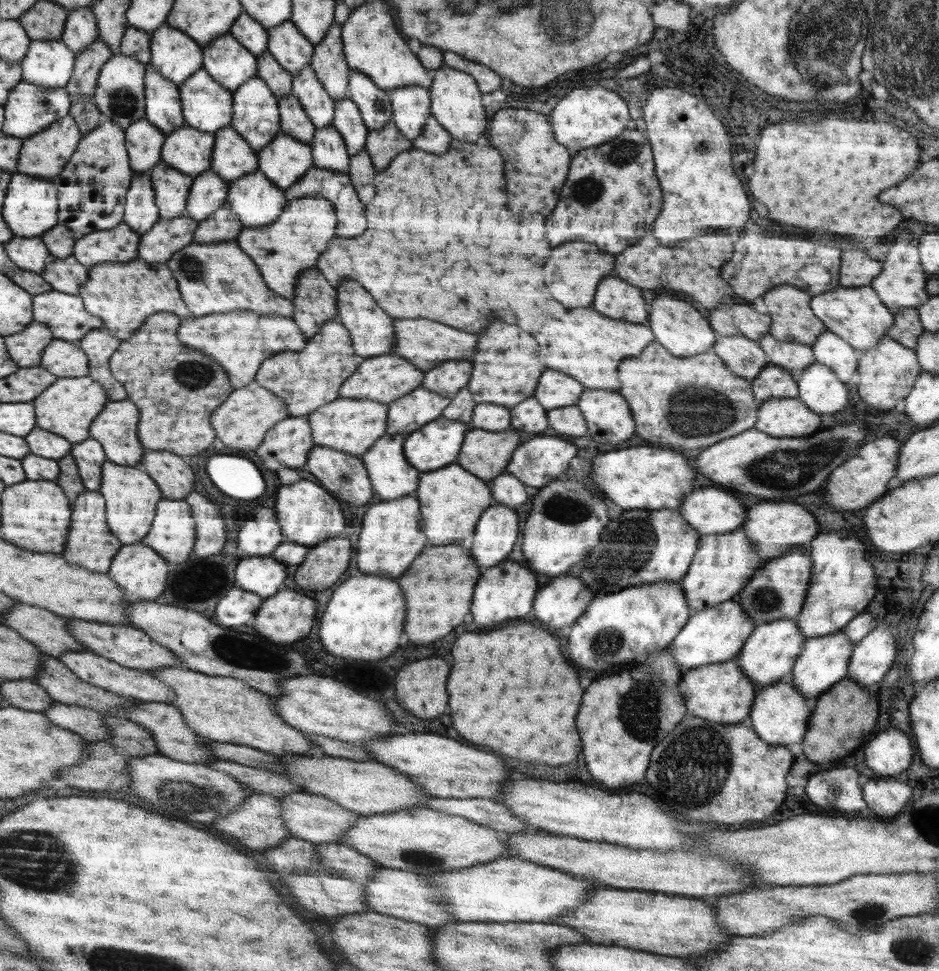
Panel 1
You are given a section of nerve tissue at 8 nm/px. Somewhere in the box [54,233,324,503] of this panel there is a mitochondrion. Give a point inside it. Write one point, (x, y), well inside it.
(193, 374)

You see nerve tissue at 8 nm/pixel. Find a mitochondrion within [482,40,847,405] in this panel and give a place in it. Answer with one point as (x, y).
(586, 190)

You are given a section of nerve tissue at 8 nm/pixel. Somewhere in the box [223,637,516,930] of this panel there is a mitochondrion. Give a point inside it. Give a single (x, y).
(419, 858)

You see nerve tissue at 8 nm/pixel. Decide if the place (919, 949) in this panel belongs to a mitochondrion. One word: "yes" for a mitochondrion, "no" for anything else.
yes

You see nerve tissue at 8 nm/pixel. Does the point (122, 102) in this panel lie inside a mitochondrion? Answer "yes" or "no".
yes

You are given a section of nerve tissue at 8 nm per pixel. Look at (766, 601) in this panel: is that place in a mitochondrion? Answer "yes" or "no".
yes

